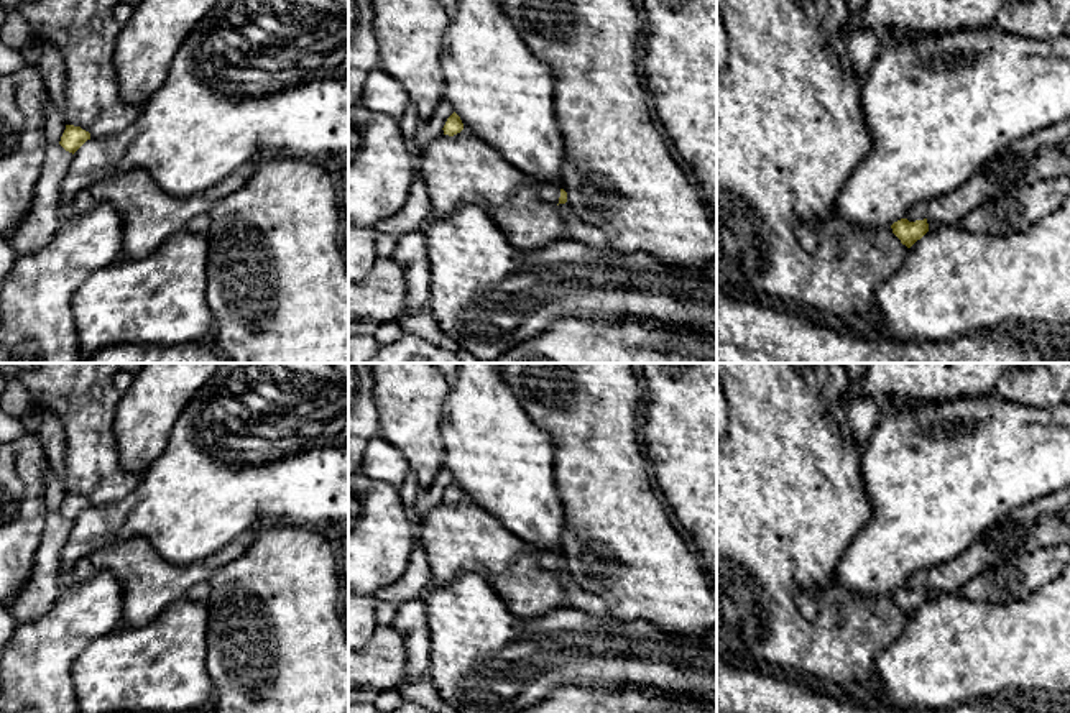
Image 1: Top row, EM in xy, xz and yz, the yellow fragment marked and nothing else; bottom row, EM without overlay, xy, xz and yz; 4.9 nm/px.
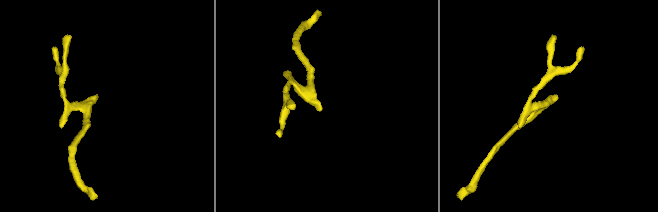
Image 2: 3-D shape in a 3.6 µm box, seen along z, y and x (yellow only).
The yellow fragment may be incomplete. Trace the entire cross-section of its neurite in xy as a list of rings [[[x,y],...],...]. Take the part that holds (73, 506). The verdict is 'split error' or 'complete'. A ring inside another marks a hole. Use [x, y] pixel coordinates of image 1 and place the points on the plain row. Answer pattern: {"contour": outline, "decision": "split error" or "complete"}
{"contour": [[[66,493],[59,513],[74,522],[87,508],[90,508],[89,499],[82,498],[81,494]]], "decision": "complete"}

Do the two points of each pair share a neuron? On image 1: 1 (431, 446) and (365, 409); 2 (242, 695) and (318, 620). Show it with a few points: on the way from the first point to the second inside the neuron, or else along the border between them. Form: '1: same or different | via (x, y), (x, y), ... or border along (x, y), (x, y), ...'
1: different | border along (372, 380), (378, 432)
2: same | via (260, 677), (299, 638)

